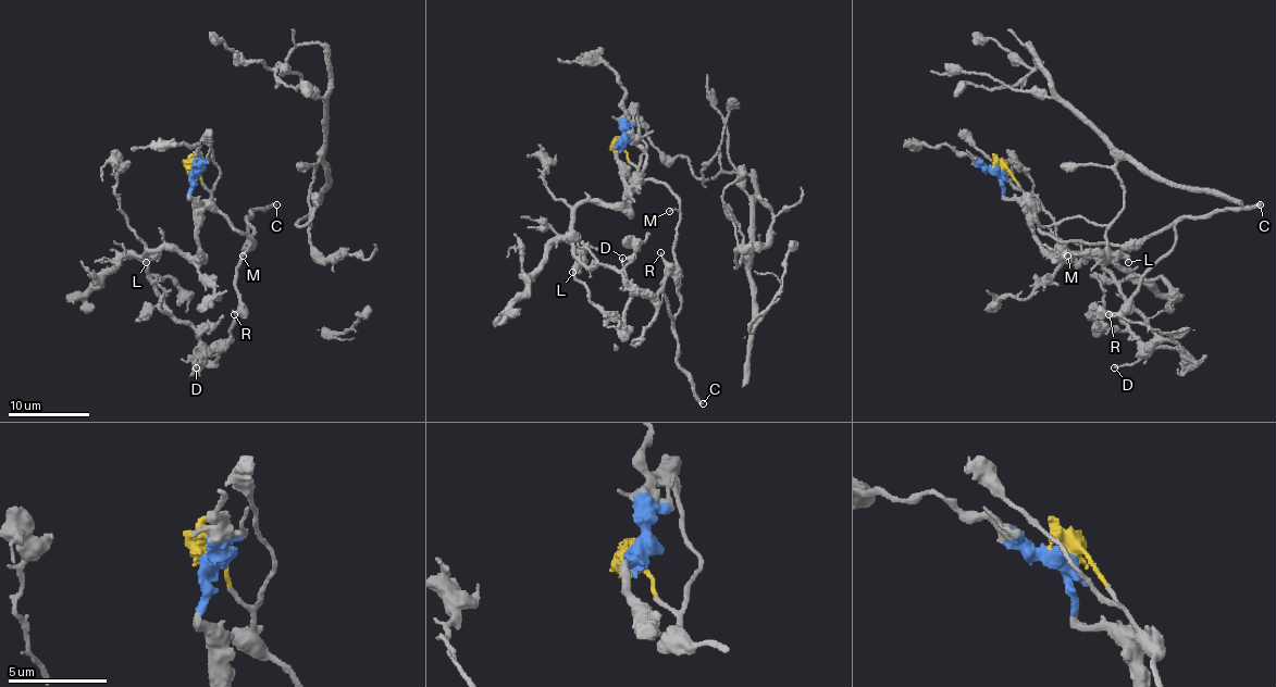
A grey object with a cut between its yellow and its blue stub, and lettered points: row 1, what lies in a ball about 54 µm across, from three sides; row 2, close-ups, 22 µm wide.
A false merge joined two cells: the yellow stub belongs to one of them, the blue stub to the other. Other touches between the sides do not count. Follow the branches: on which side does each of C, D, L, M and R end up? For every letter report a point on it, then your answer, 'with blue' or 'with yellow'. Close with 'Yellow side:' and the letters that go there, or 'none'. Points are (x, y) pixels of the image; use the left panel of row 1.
C: place (276, 204); with yellow
D: place (196, 367); with blue
L: place (146, 262); with blue
M: place (243, 255); with yellow
R: place (234, 314); with yellow
Yellow side: C, M, R

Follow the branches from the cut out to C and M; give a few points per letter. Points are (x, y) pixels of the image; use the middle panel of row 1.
C: (621, 142), (639, 173), (659, 182), (678, 200), (680, 309), (673, 337), (678, 365), (702, 404)
M: (621, 142), (639, 173), (645, 179), (659, 182), (678, 200), (680, 208), (669, 212)

